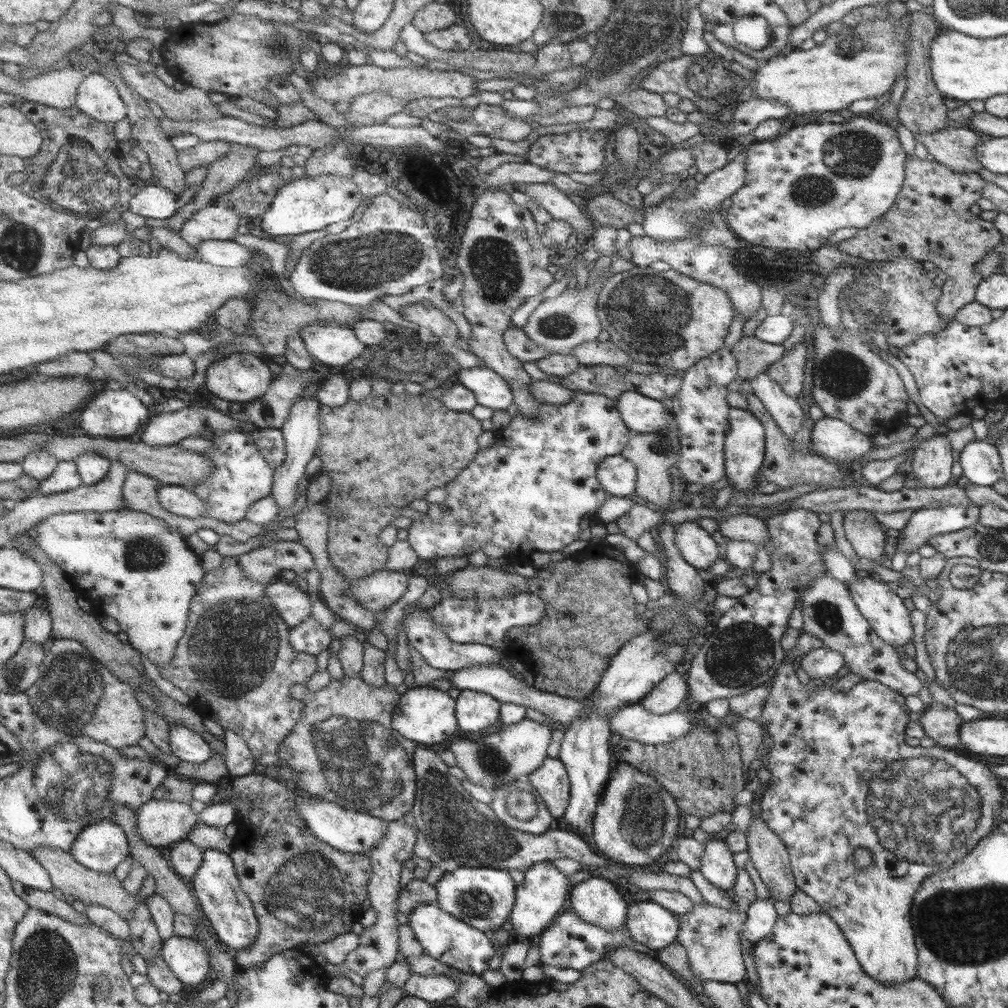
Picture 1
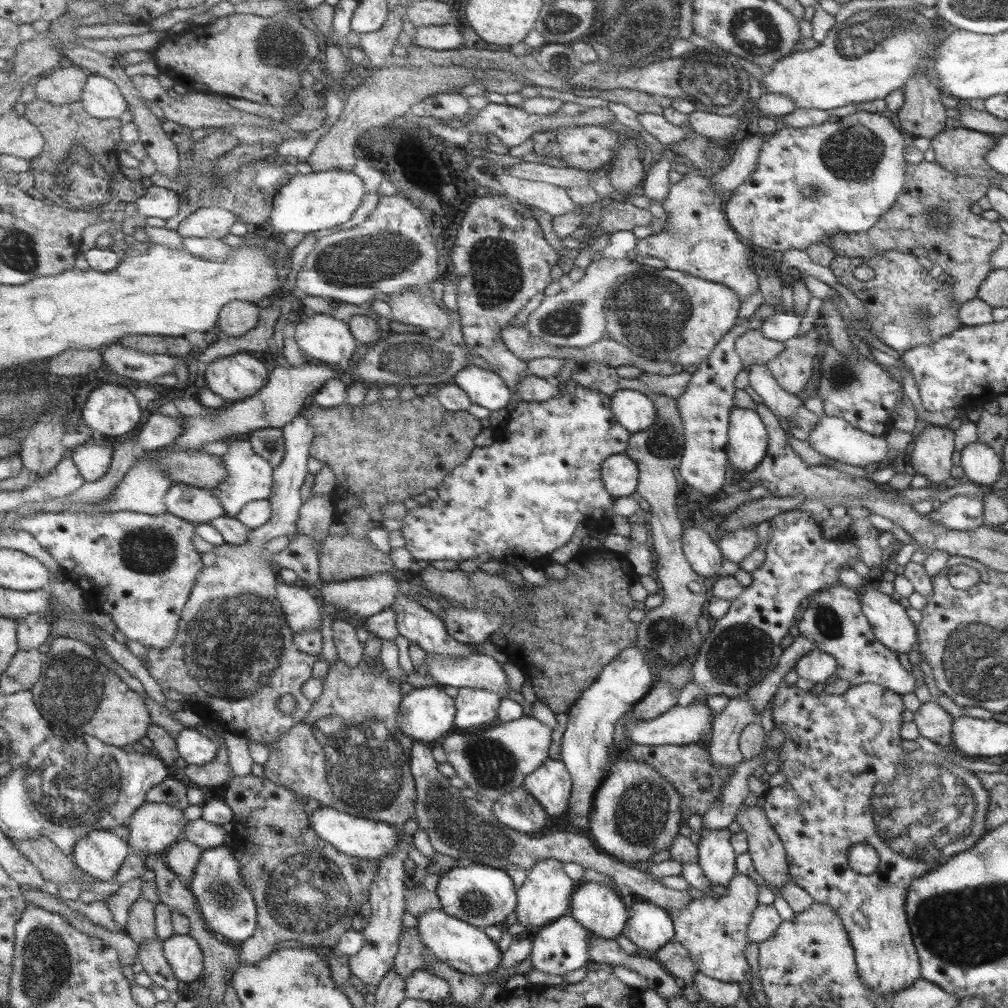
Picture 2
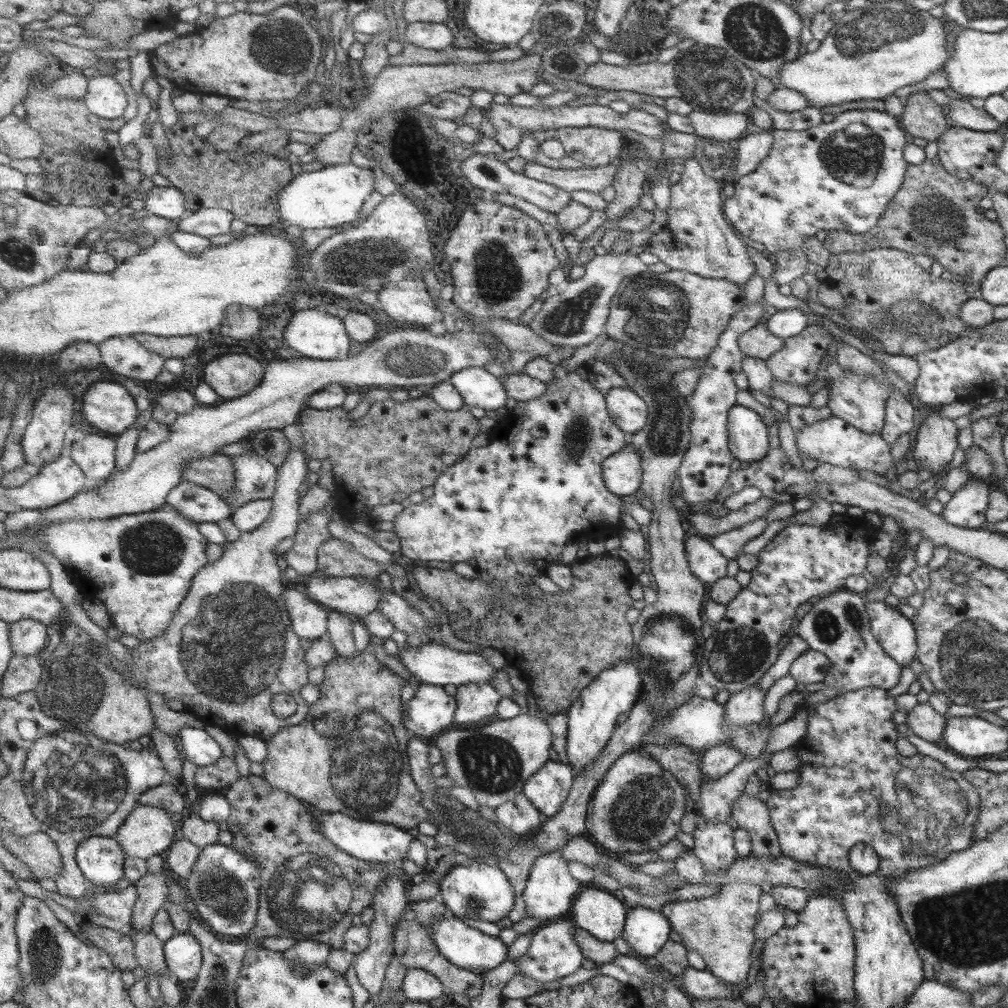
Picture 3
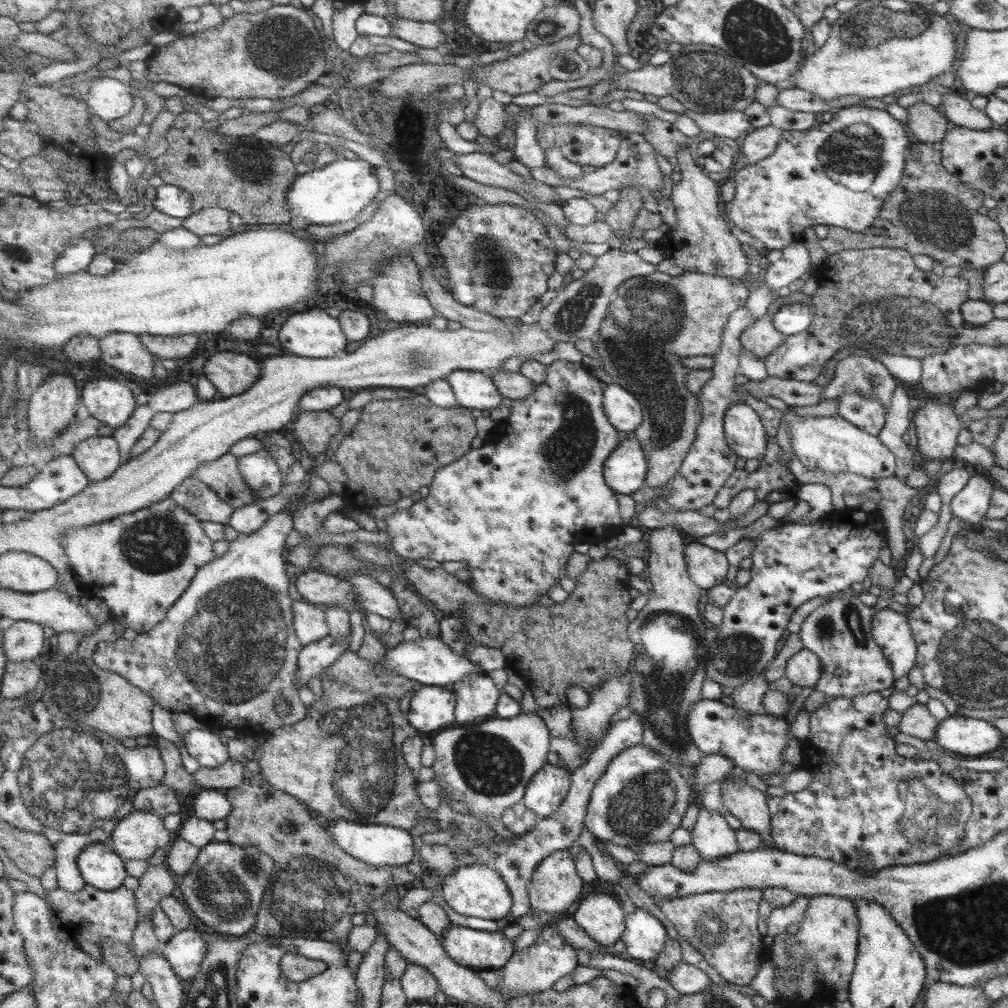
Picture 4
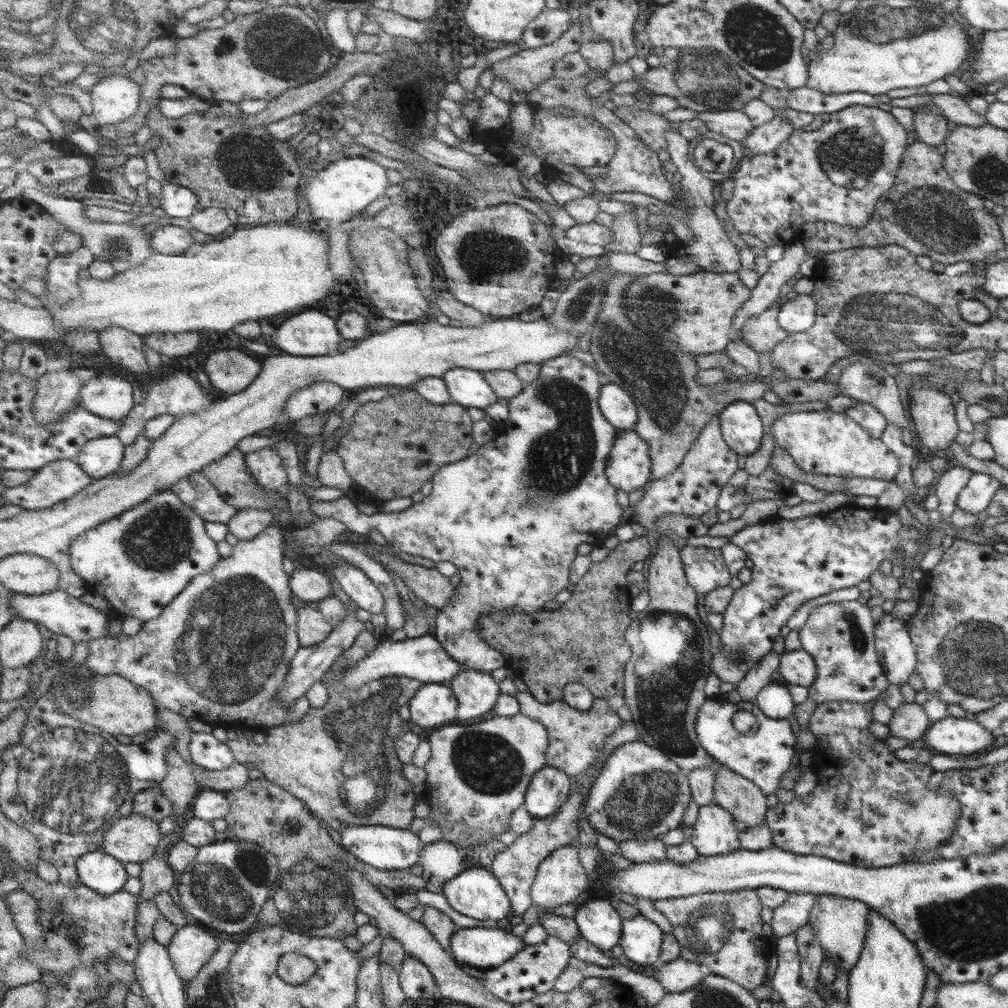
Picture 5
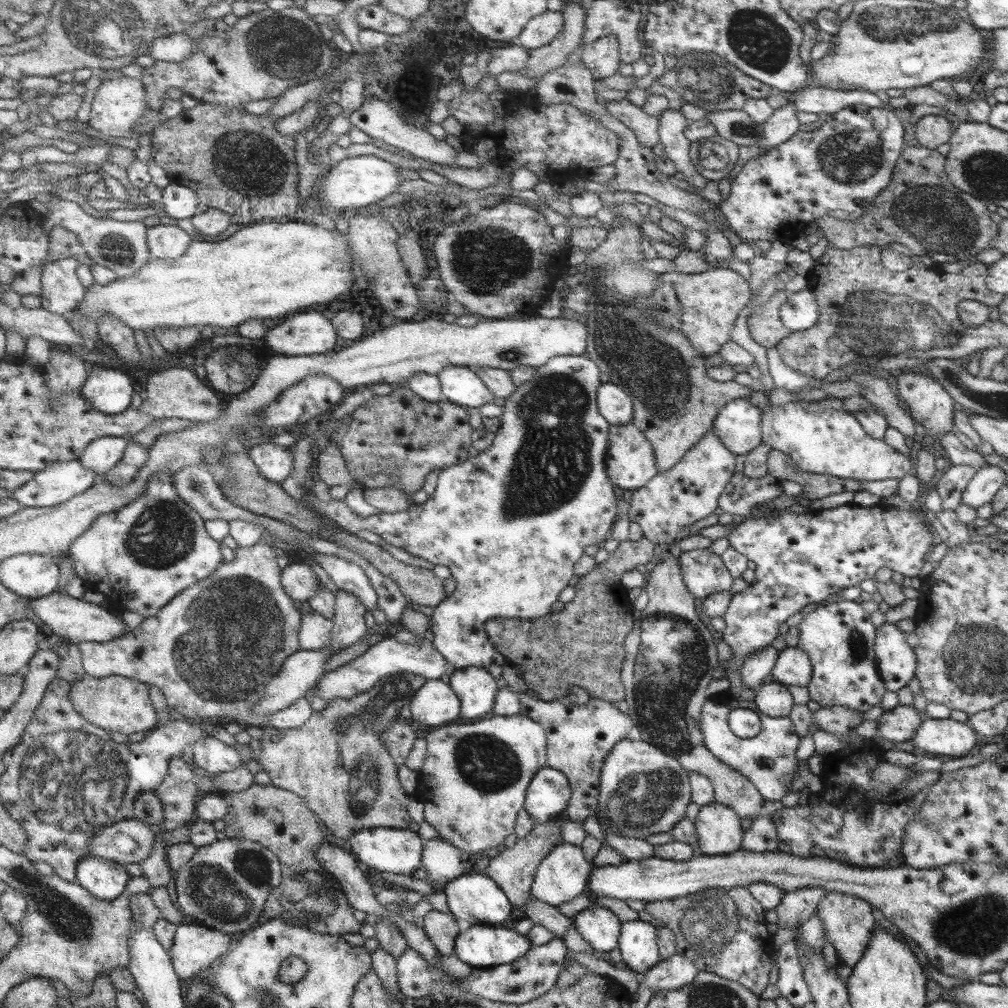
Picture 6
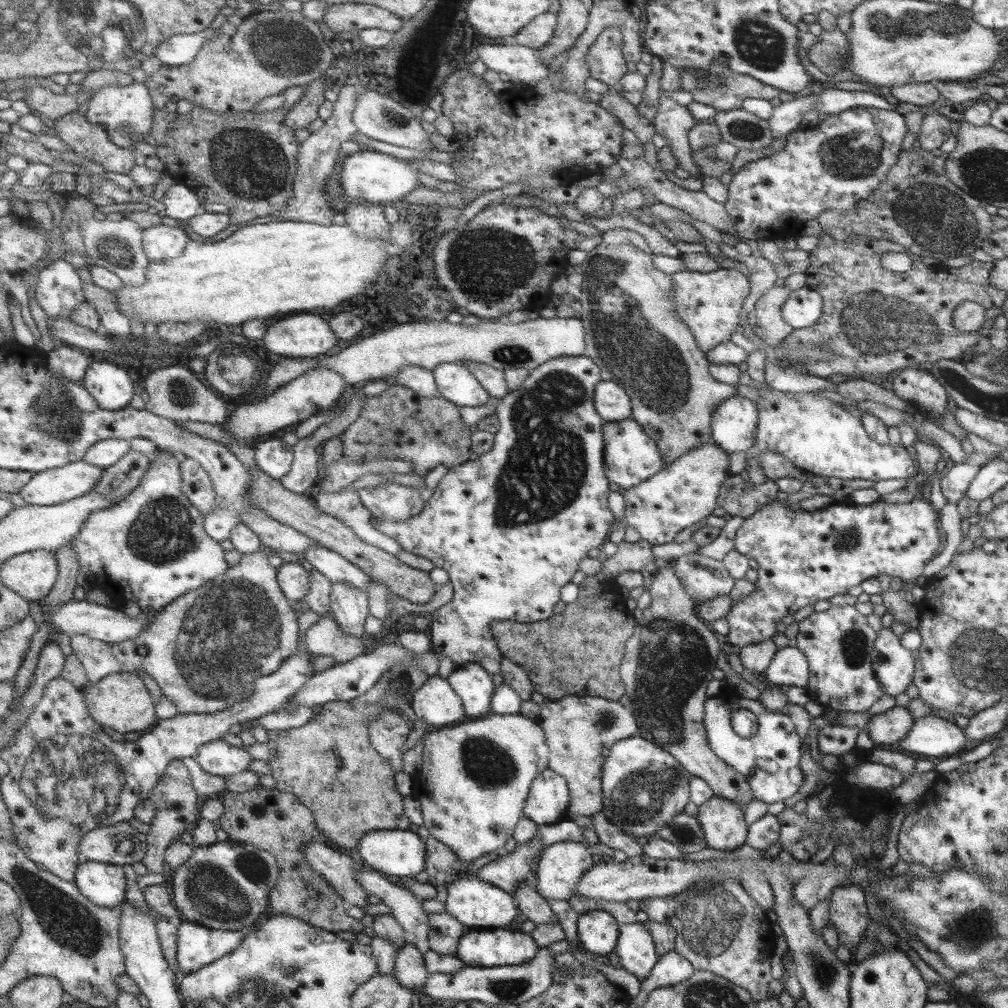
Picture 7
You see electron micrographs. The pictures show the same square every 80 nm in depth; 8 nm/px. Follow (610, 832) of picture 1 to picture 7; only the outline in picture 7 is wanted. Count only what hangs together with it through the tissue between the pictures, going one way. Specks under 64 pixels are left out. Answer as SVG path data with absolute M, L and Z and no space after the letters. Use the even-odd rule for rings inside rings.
M641 734L618 741L612 746L612 752L605 761L603 775L603 802L602 812L614 823L620 831L631 837L649 837L654 835L658 828L669 826L675 814L684 811L684 806L690 802L688 798L688 771L665 748L658 746Z

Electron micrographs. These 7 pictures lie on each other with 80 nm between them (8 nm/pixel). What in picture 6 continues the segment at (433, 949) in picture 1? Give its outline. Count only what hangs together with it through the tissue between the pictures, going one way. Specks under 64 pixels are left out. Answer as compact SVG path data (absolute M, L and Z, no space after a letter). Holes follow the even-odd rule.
M476 925L463 932L457 942L457 956L472 968L493 968L512 964L533 949L527 935L502 926Z

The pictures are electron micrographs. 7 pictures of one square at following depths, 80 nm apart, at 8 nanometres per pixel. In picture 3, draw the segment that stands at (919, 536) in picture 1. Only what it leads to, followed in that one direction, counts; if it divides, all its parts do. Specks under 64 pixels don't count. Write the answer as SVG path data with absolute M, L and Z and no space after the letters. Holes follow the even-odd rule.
M970 478L966 487L959 489L948 500L941 517L950 524L978 529L986 522L990 488L983 480Z

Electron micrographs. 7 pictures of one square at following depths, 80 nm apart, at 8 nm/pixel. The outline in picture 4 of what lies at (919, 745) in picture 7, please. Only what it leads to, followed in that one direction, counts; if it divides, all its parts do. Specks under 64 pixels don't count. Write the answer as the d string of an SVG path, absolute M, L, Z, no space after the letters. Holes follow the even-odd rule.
M951 715L936 730L933 746L942 750L978 757L995 750L1002 742L1002 733L983 719Z

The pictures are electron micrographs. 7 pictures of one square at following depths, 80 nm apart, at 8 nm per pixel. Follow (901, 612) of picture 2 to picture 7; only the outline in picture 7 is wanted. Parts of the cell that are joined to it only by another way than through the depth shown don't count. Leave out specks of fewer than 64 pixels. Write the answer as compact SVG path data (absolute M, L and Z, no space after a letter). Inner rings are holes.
M888 627L878 632L871 657L874 674L888 696L896 697L912 684L914 658Z

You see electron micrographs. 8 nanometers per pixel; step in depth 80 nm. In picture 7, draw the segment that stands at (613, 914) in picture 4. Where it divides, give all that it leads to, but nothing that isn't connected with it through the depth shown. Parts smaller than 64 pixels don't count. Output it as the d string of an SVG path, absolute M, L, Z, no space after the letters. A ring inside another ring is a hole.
M590 910L580 916L577 924L577 939L588 952L609 956L619 941L618 924L608 912Z

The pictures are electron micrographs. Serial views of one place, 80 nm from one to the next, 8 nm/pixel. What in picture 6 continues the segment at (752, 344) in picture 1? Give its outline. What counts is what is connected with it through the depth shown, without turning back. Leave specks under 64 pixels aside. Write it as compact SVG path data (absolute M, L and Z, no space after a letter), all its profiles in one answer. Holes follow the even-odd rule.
M786 289L777 290L769 301L755 307L755 311L748 317L752 338L767 350L776 347L783 338L793 333L793 330L781 321L779 313L789 295Z

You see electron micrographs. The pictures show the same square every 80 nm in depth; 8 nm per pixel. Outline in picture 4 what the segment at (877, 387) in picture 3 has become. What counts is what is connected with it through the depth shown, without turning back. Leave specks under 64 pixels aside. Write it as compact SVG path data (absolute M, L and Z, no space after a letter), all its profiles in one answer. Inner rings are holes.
M844 393L836 399L836 402L838 402L838 416L870 435L881 434L886 419L885 406L881 400L854 393Z

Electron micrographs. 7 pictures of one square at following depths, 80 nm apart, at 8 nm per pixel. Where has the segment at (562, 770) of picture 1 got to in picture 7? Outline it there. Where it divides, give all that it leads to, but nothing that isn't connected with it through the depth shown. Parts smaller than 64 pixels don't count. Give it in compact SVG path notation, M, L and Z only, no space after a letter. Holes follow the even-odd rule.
M550 768L534 781L525 813L540 825L556 825L567 819L572 801L570 783Z

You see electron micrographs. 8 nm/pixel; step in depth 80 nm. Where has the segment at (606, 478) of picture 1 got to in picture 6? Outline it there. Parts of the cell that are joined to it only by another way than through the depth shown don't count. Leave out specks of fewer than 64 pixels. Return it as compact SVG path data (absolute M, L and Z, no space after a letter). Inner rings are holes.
M634 424L626 426L611 426L611 438L608 446L608 458L606 458L609 477L624 490L633 492L648 485L650 480L658 472L657 457L652 443L646 439L644 432Z

